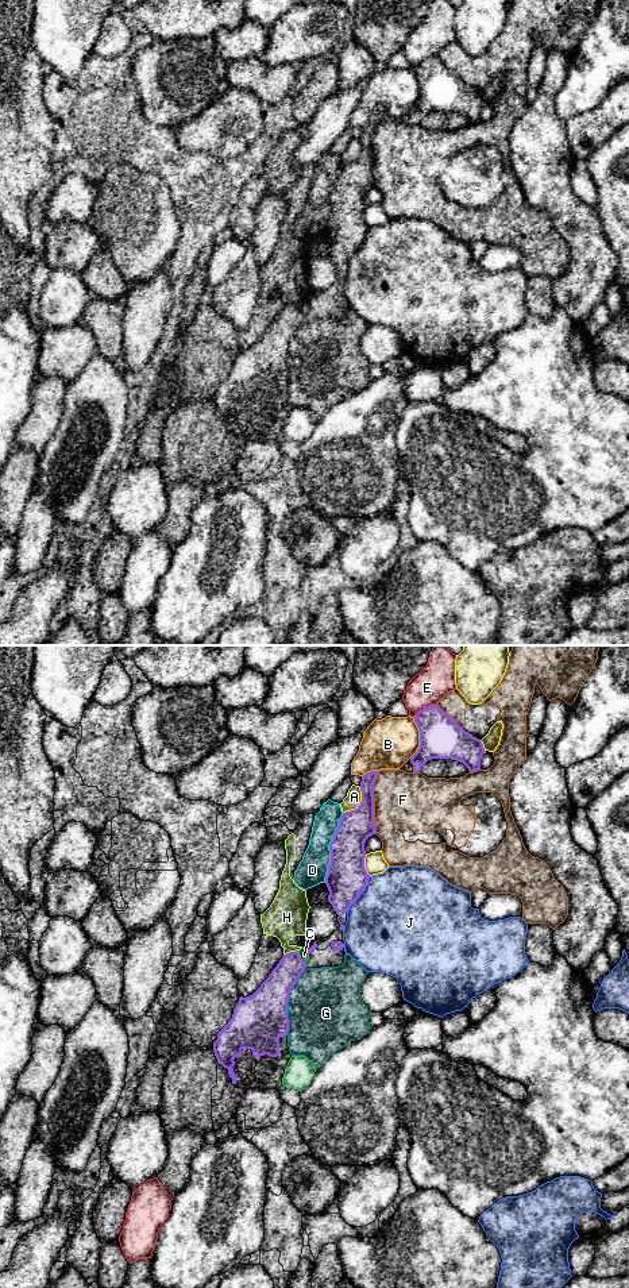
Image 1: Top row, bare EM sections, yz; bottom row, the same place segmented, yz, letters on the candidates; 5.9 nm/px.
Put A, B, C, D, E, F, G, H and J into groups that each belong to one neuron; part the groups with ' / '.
A / B / C / D / E / F / G / H / J

